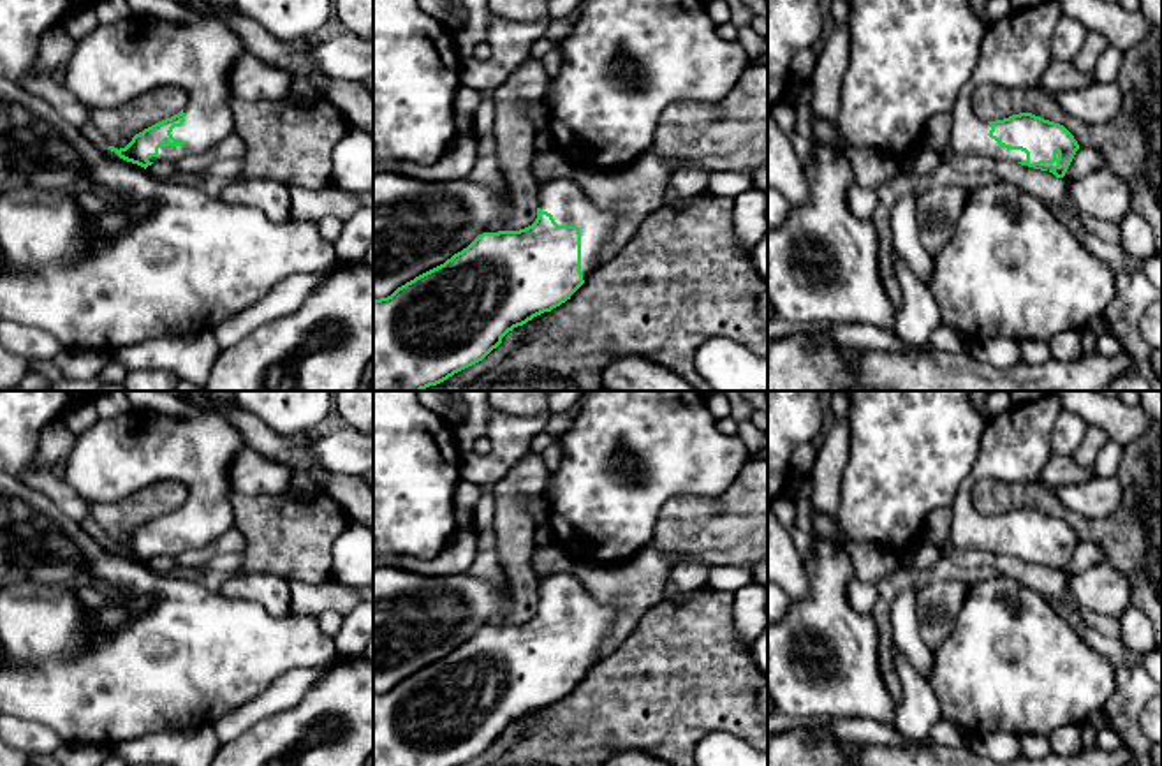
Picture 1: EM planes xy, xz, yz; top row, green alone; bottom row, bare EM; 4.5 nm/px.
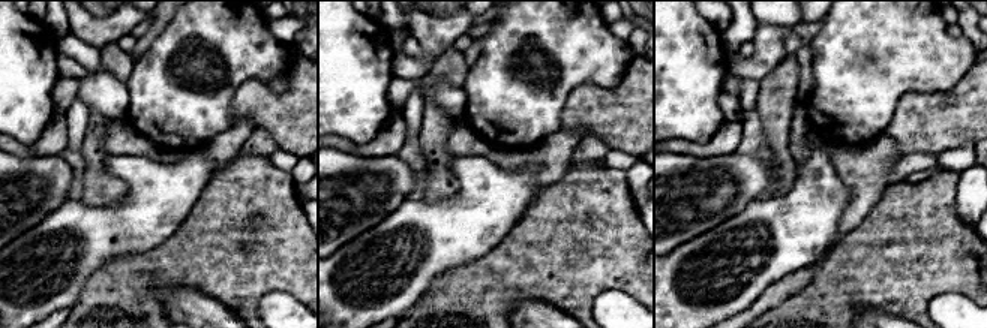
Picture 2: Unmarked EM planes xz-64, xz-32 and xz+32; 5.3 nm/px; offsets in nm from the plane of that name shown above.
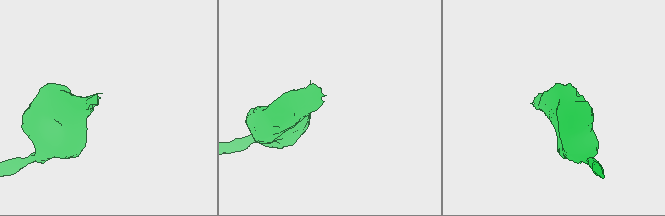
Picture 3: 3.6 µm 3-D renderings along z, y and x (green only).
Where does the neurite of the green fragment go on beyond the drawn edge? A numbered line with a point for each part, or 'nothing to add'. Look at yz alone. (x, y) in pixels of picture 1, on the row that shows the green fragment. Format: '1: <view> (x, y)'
1: yz (1014, 51)

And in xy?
1: xy (118, 62)

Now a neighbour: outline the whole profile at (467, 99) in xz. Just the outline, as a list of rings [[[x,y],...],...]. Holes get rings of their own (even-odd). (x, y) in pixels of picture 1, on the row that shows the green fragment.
[[[461,85],[454,95],[452,109],[474,118],[481,100],[482,92]]]

